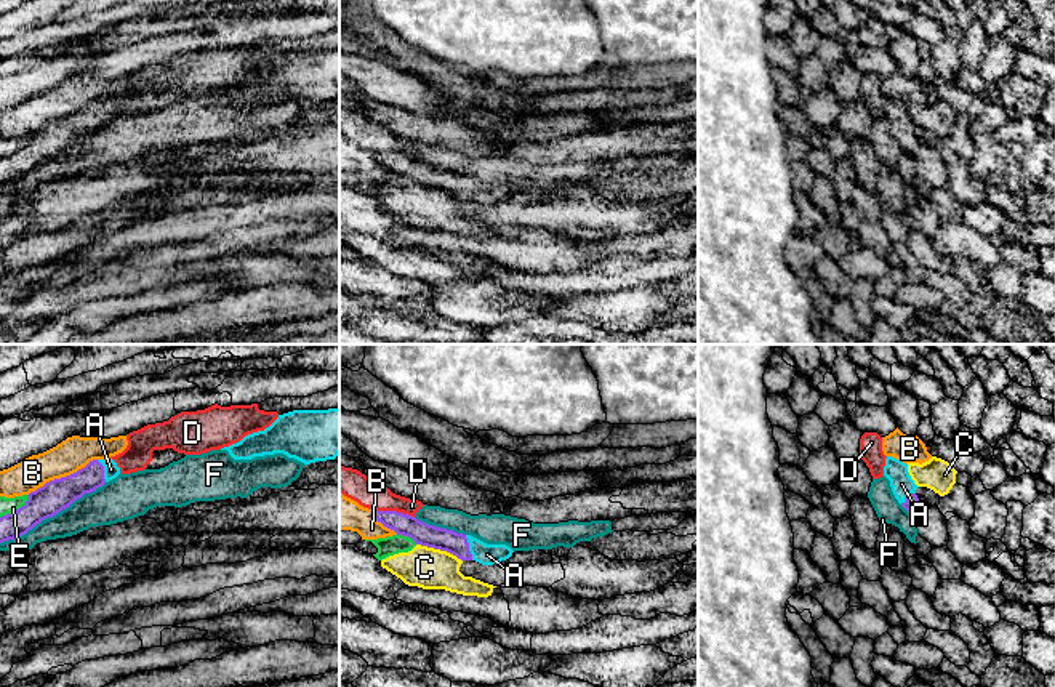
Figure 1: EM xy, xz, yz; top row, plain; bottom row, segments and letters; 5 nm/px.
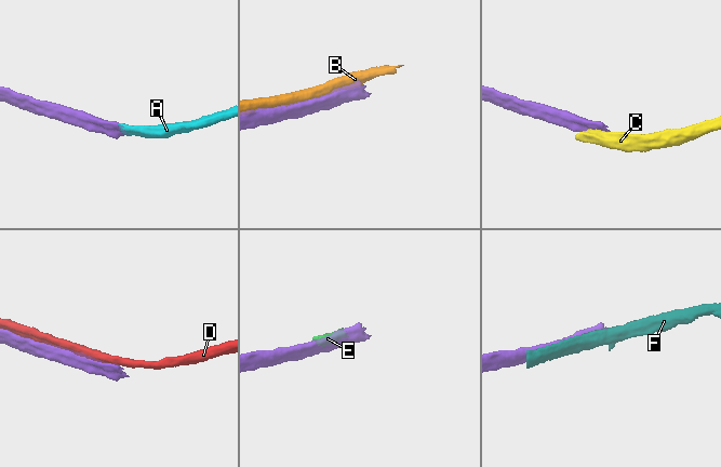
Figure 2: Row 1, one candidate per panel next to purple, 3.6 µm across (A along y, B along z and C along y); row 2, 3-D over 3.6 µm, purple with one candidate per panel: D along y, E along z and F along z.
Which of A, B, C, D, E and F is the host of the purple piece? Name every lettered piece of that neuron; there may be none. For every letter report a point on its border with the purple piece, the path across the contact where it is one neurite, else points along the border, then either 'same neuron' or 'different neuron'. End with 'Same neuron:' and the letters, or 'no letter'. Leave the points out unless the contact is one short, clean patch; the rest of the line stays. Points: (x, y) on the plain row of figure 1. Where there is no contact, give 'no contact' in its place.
A: contact xz (468, 189); way xz (423, 175), (468, 189), (487, 196); same neuron
B: contact xy (61, 119); different neuron
C: contact xz (441, 191); border xz (417, 184), (445, 191), (463, 202); different neuron
D: contact xz (394, 152); different neuron
E: contact xy (16, 151); border xy (29, 138), (23, 146), (0, 159); different neuron
F: contact xy (53, 156); different neuron
Same neuron: A

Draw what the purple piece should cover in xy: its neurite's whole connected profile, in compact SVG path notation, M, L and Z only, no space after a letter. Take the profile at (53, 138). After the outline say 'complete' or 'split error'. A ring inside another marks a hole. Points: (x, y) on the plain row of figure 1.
M112 99L93 101L77 114L46 123L30 133L24 147L0 159L0 184L19 179L42 162L69 149L85 135L91 135L115 120L120 109Z | split error

